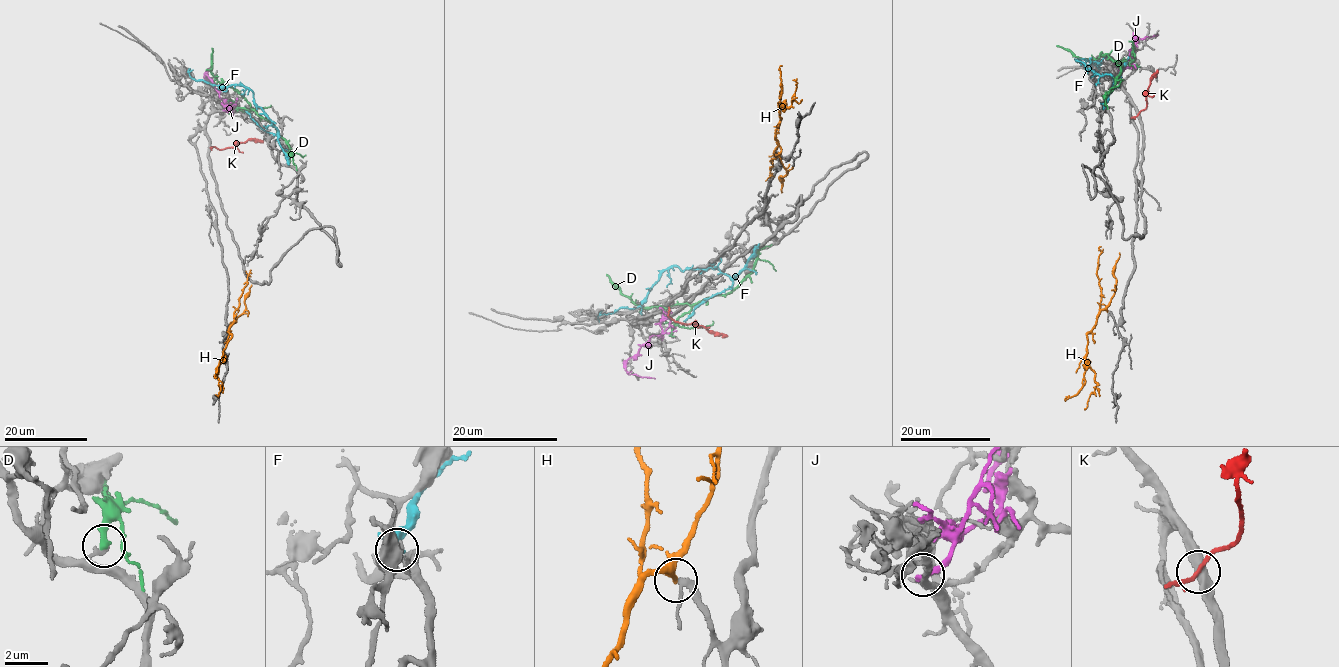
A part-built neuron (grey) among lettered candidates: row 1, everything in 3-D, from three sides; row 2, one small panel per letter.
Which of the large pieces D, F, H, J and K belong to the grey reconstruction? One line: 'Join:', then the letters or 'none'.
Join: H

